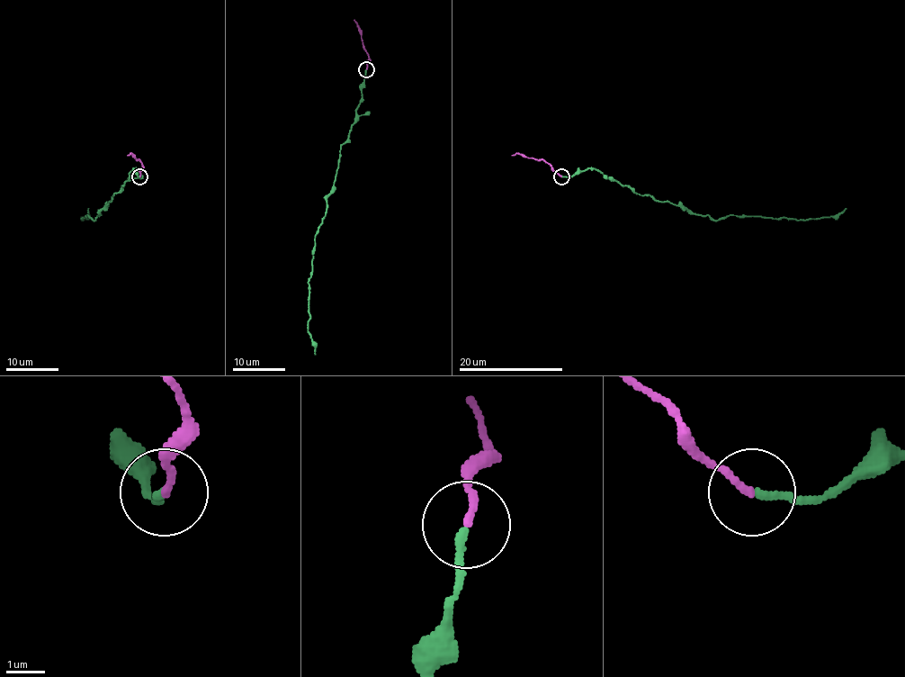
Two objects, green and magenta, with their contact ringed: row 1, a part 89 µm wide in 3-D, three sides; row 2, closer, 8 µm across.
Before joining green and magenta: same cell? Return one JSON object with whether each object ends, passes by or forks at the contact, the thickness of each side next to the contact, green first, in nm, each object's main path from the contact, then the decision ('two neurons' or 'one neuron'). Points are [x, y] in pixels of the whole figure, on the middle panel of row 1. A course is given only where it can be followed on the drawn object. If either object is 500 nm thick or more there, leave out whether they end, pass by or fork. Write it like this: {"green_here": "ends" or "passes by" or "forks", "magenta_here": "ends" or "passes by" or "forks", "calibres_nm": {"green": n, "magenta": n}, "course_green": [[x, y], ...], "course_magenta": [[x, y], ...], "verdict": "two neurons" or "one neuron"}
{"green_here": "ends", "magenta_here": "ends", "calibres_nm": {"green": 200, "magenta": 190}, "course_green": [[366, 69], [361, 103], [349, 139], [341, 147], [333, 191], [315, 237], [309, 282], [315, 354]], "course_magenta": [[366, 69], [368, 56], [354, 20]], "verdict": "two neurons"}

